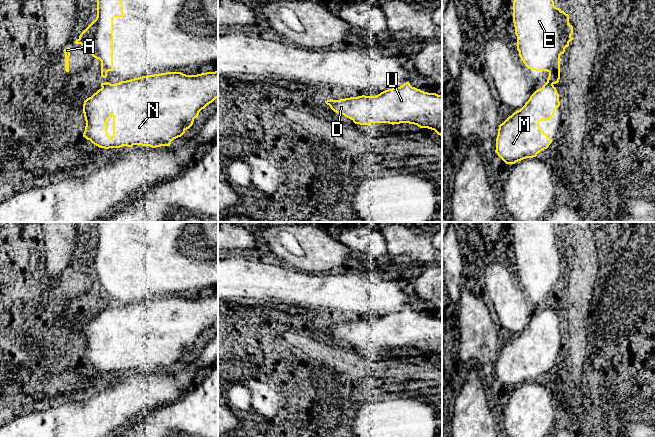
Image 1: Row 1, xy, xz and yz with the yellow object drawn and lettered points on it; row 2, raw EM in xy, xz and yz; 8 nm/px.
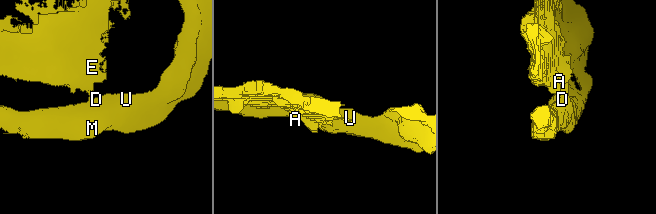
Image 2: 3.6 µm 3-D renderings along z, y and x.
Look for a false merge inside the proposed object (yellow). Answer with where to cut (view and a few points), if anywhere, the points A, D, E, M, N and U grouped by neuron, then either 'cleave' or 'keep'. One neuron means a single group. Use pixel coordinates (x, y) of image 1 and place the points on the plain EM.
cut yz (552, 308), (543, 310); groups A E / D M N U; cleave

